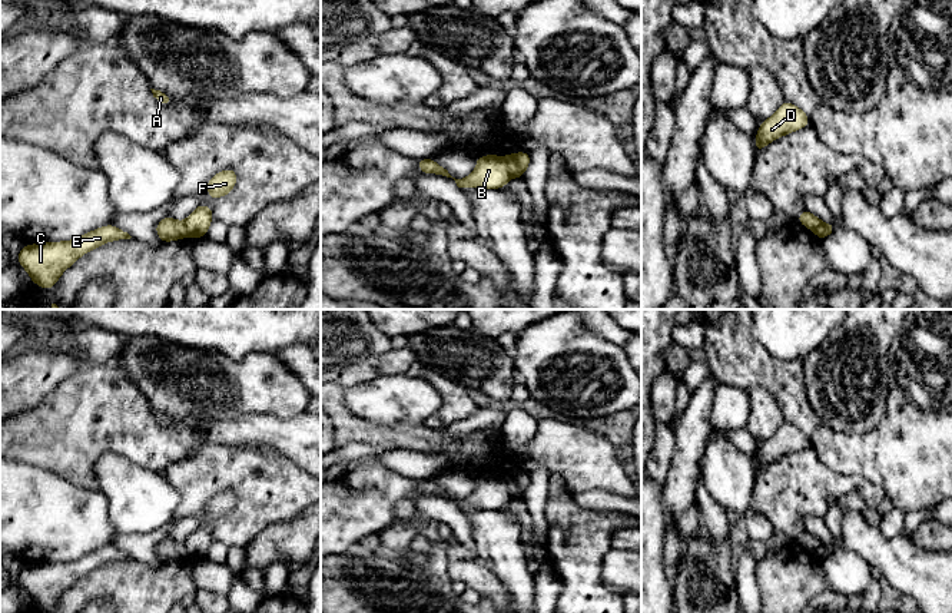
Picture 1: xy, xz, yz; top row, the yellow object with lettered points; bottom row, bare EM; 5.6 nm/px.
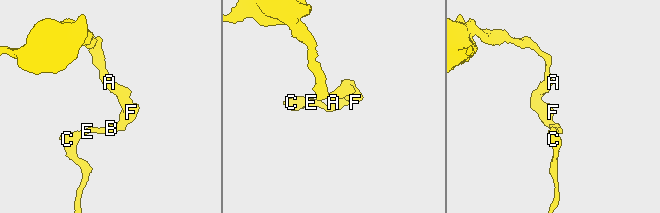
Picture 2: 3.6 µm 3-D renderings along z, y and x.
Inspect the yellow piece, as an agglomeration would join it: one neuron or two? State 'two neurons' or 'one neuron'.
two neurons

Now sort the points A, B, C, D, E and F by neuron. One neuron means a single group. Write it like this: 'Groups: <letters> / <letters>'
Groups: A D F / B C E

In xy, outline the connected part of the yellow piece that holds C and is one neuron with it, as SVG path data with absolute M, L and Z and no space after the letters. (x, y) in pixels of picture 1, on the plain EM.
M106 546L73 561L26 566L20 571L17 583L29 593L34 604L50 610L59 597L86 573L110 561L130 559L127 553Z

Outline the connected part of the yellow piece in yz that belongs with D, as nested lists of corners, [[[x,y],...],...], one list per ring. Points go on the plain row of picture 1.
[[[783,423],[773,437],[760,444],[759,454],[754,457],[756,473],[759,474],[772,461],[796,453],[809,444],[809,438],[803,431],[789,423]]]

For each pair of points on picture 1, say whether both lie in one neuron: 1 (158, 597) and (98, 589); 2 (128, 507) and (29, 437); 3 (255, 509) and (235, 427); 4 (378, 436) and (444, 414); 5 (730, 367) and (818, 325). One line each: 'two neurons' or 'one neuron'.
1: one neuron
2: two neurons
3: two neurons
4: two neurons
5: two neurons

